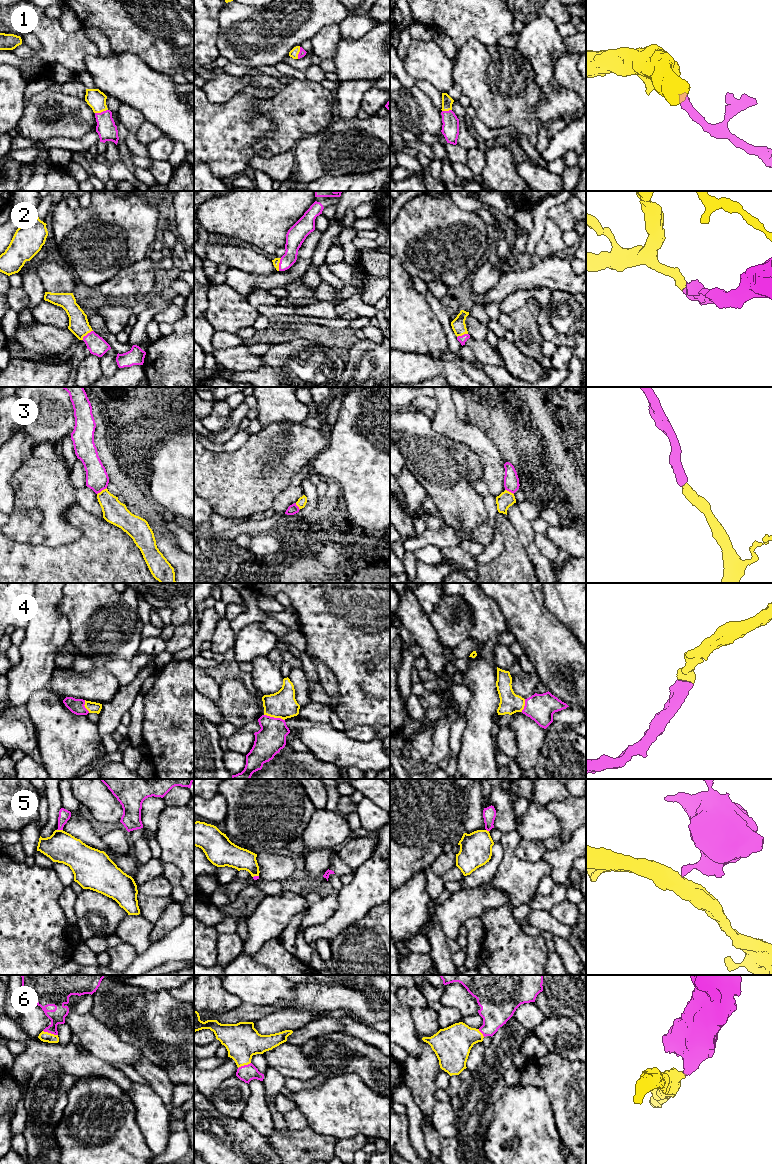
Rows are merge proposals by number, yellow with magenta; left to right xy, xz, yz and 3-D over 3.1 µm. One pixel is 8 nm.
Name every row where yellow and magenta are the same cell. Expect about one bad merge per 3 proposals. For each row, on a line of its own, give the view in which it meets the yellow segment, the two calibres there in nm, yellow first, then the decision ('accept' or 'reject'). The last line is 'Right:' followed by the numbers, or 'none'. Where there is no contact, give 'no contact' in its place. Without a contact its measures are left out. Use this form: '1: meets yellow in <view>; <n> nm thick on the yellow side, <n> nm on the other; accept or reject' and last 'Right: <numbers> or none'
1: meets yellow in xy; 150 nm thick on the yellow side, 160 nm on the other; accept
2: meets yellow in xz; 60 nm thick on the yellow side, 140 nm on the other; accept
3: meets yellow in xy; 190 nm thick on the yellow side, 180 nm on the other; accept
4: meets yellow in xz; 220 nm thick on the yellow side, 240 nm on the other; accept
5: meets yellow in xy; 240 nm thick on the yellow side, 100 nm on the other; reject
6: meets yellow in xy; 80 nm thick on the yellow side, 130 nm on the other; accept
Right: 1, 2, 3, 4, 6

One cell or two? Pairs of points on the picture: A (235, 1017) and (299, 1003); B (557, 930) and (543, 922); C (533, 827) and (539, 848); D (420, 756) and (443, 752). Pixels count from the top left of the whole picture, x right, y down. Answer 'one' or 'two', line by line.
A: one
B: one
C: two
D: two

